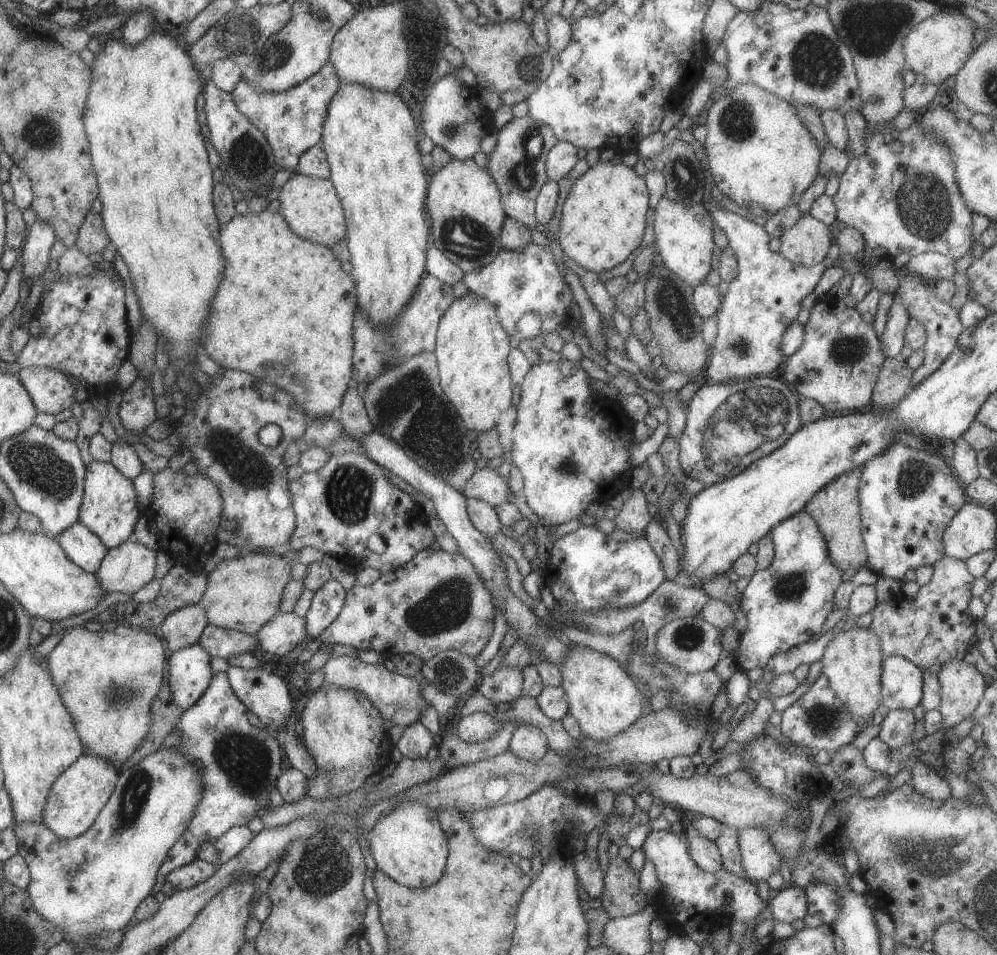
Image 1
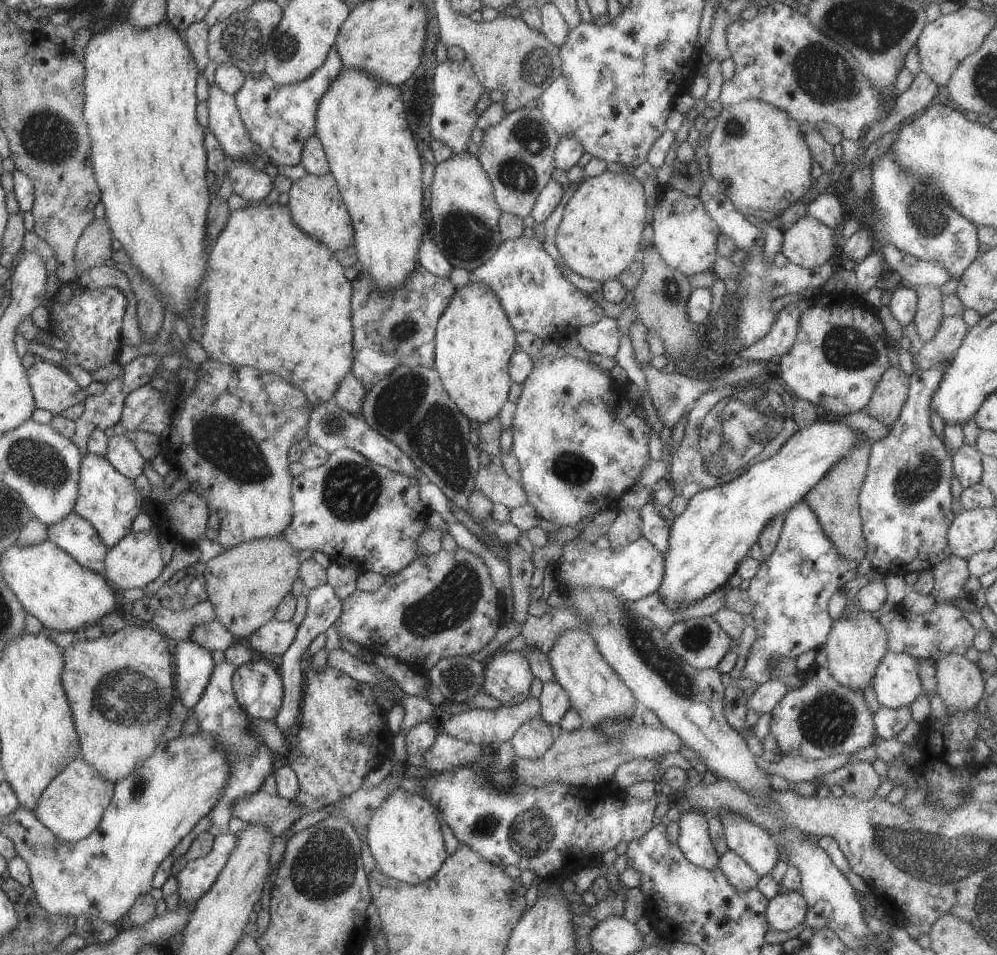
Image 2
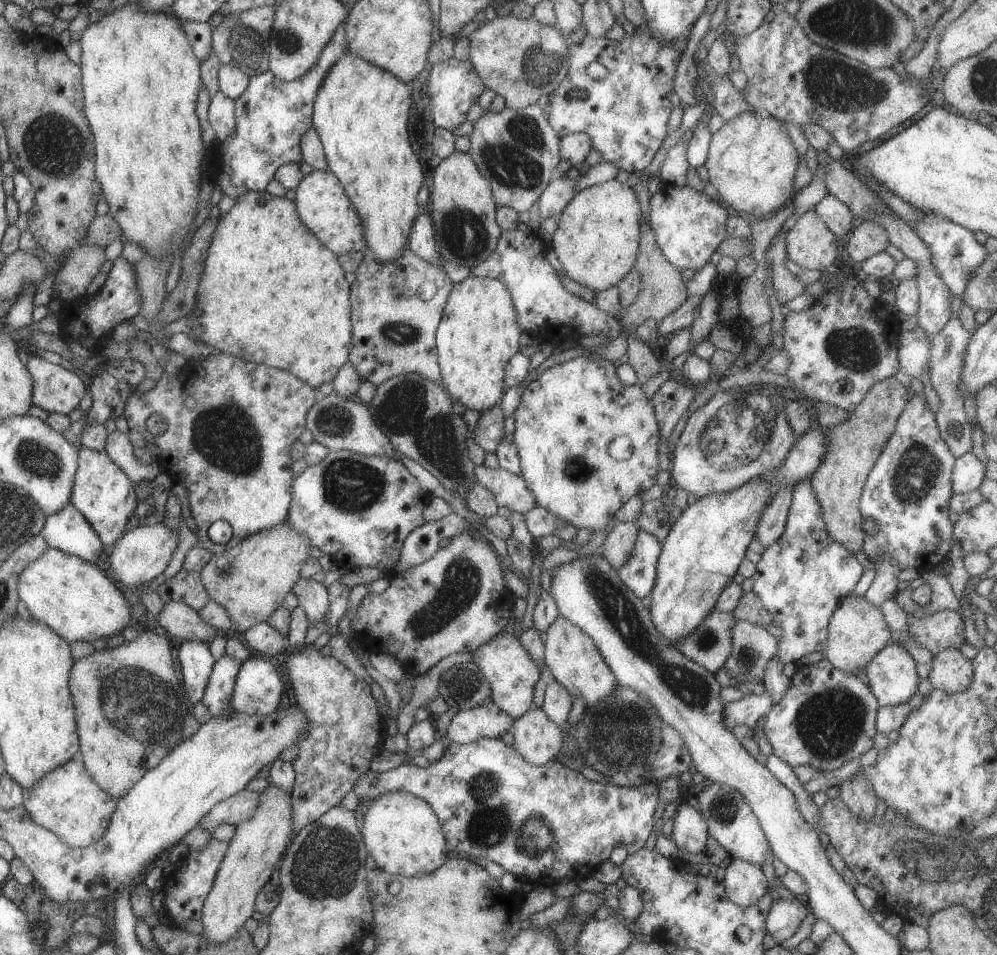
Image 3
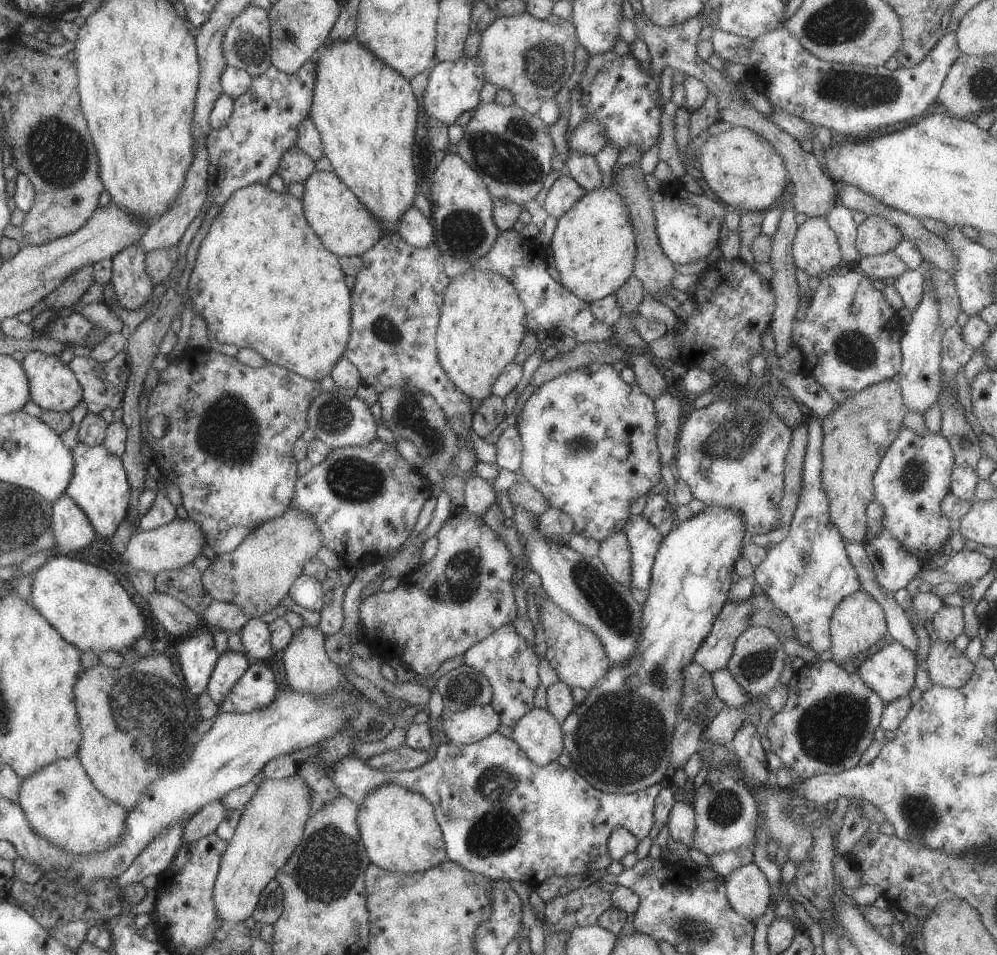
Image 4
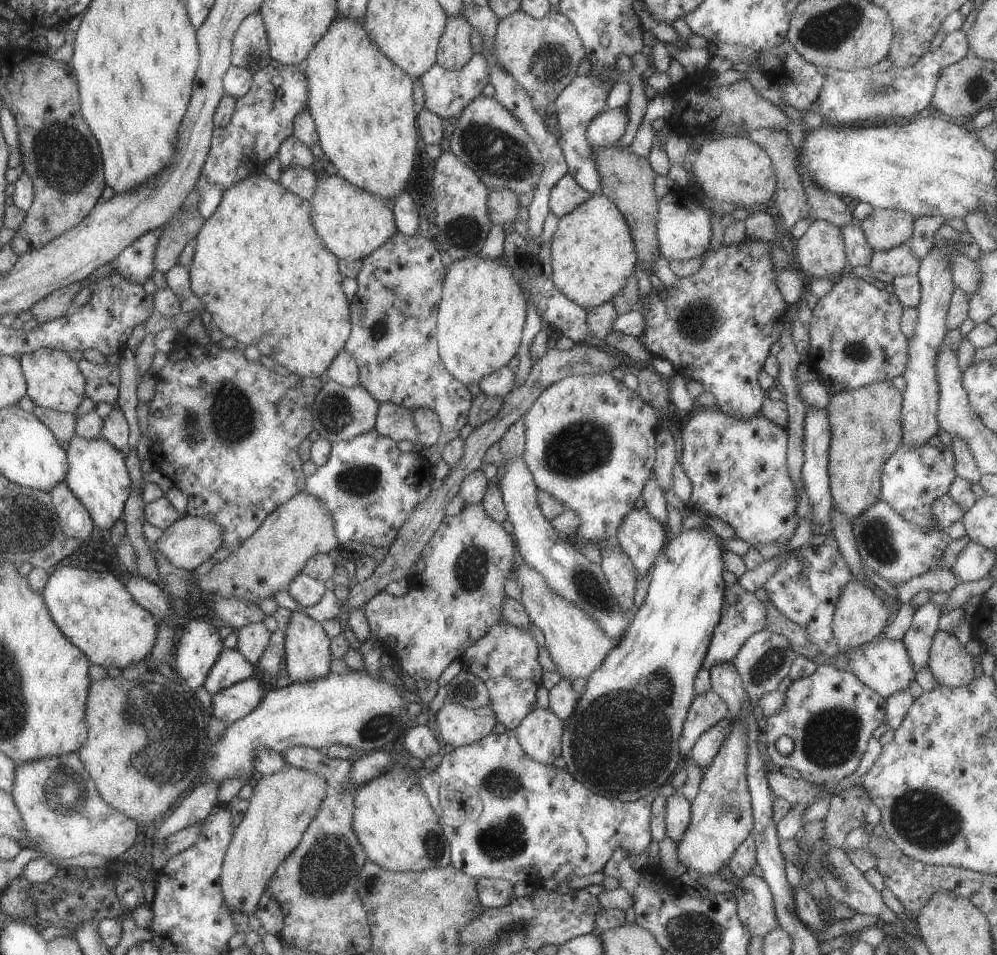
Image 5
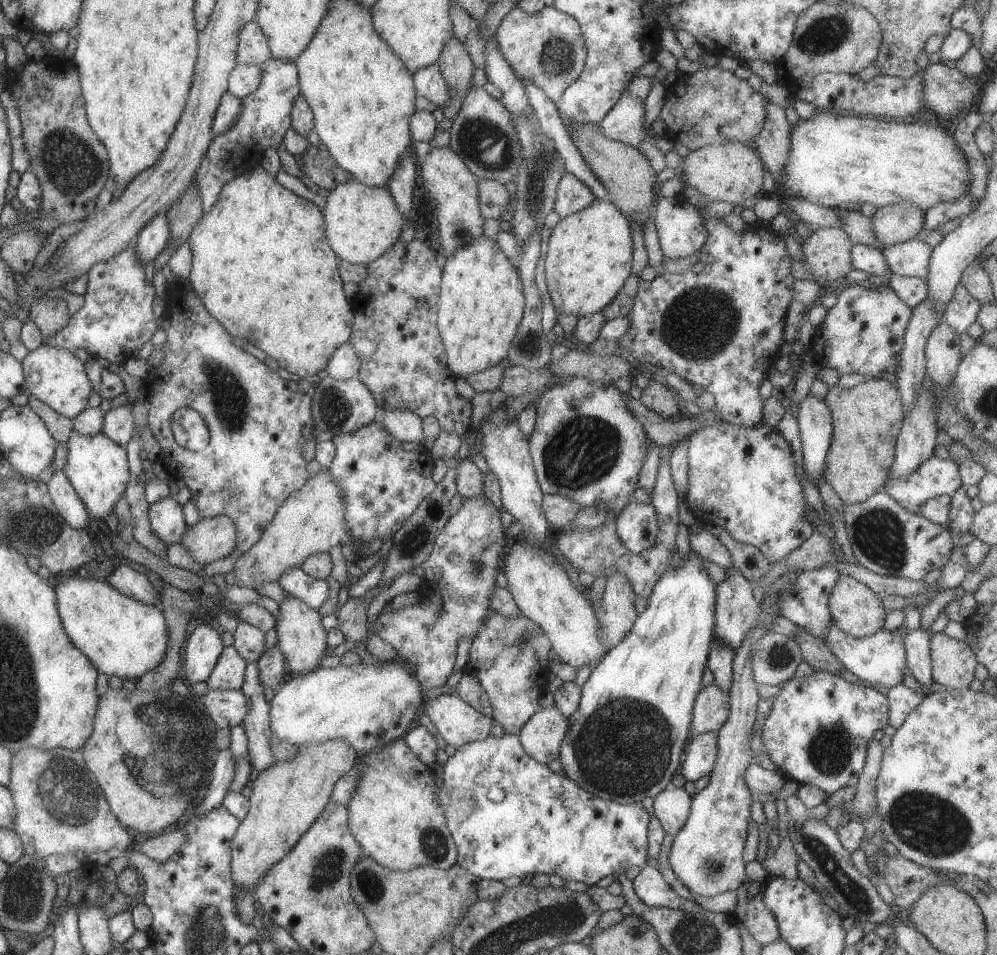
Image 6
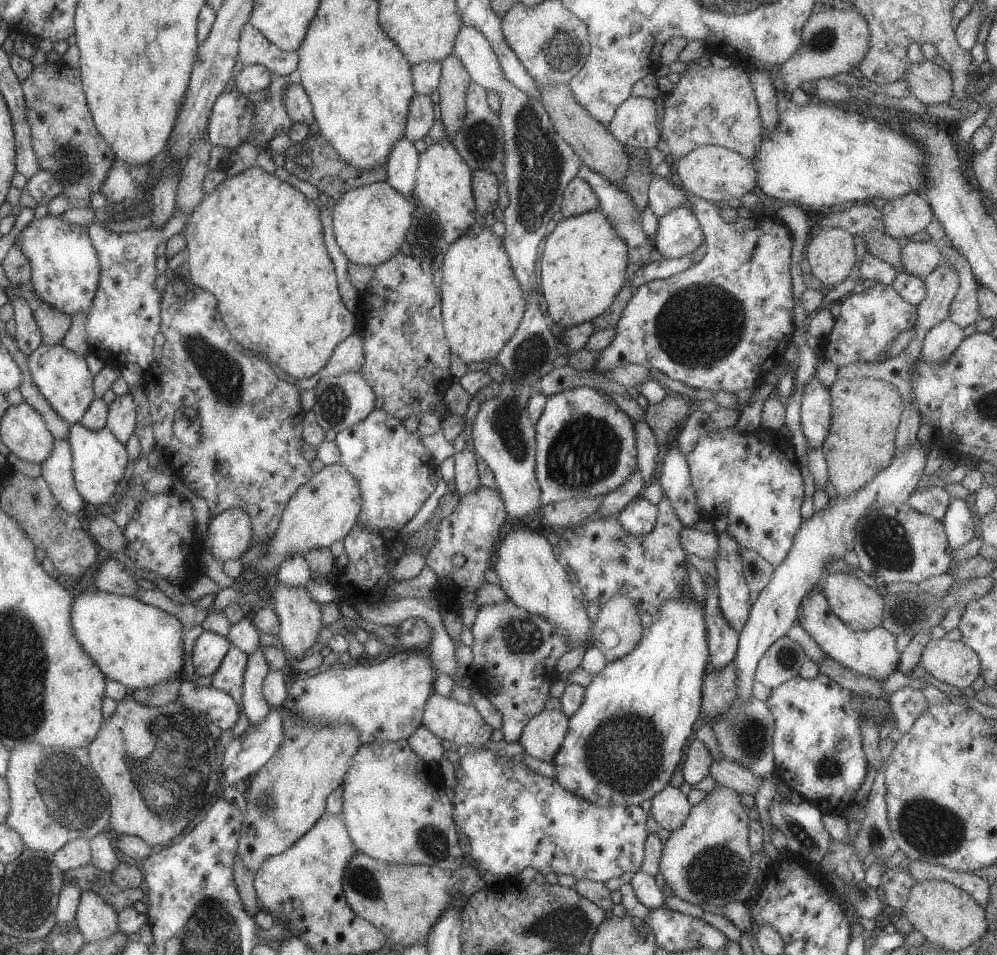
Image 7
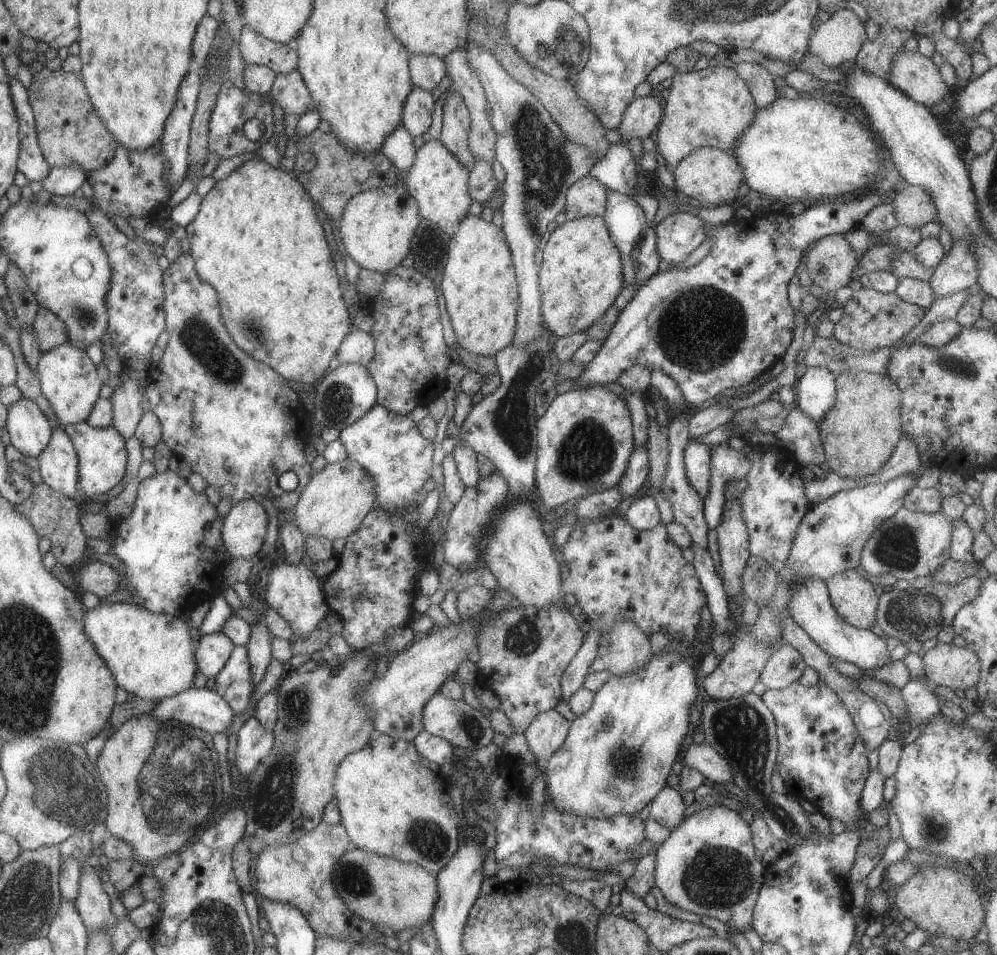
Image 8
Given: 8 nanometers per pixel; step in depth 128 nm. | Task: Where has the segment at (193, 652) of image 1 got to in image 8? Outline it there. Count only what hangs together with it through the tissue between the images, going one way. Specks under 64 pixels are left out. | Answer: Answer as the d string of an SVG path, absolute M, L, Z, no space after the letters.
M222 632L202 635L194 650L195 666L200 674L210 679L215 677L227 662L234 646Z

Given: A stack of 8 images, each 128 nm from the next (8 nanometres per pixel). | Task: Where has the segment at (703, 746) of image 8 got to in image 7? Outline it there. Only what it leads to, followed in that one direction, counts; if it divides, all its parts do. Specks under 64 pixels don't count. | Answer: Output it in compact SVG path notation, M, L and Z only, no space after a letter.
M728 759L712 760L708 775L719 787L726 787L735 793L754 797L763 776L753 777L746 769Z

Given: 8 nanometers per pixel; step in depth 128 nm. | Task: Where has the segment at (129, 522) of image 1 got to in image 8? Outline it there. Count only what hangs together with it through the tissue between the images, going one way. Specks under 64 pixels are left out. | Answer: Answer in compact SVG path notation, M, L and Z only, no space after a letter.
M81 422L66 425L62 430L71 440L78 460L77 482L80 494L92 500L94 496L105 494L121 482L127 467L127 452L124 439L117 434L113 426L101 429L93 428L87 422Z

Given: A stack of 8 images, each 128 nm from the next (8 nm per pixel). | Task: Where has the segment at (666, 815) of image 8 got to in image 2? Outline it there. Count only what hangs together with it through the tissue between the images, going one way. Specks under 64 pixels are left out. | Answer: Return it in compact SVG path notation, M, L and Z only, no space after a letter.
M691 808L680 814L678 827L676 845L691 864L707 870L717 866L719 856L711 844L704 815Z

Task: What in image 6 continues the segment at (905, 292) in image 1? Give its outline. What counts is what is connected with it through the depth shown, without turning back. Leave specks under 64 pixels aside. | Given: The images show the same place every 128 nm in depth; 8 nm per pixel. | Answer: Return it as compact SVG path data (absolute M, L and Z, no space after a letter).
M931 456L905 478L889 476L882 490L907 512L919 514L923 502L941 495L950 496L959 488L957 468L948 457L942 460Z

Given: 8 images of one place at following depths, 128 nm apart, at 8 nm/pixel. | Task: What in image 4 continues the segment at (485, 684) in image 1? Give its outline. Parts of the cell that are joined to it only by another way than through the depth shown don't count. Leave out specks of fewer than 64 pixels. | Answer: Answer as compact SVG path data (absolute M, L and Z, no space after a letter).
M511 626L495 630L480 642L473 644L463 654L463 662L487 678L492 689L489 704L497 712L500 725L512 728L523 714L534 708L533 697L540 684L537 676L539 658L534 646L527 644Z

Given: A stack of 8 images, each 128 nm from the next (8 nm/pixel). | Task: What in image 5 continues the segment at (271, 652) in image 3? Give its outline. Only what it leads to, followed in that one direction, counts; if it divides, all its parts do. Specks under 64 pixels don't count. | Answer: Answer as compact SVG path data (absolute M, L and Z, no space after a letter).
M263 622L244 625L237 631L236 650L255 668L267 648L269 638L270 633Z

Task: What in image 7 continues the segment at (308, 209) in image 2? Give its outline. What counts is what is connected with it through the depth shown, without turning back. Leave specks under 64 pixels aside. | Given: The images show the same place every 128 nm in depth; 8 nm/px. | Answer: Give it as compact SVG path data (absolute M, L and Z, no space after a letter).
M385 181L351 188L329 205L335 244L352 264L374 268L388 261L406 241L416 206L412 197L403 196Z

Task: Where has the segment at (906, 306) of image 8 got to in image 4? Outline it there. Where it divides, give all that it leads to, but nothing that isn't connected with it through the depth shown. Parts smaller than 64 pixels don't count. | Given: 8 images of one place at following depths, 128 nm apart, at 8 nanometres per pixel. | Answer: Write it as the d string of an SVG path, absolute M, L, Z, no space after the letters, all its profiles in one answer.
M853 268L845 274L824 273L801 320L794 319L791 340L802 355L801 371L811 376L836 404L859 390L898 375L901 365L901 318L872 287L872 280Z

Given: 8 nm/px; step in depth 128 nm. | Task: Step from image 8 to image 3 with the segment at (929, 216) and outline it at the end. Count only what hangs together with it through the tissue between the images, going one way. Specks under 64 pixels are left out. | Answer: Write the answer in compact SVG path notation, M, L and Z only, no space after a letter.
M868 219L855 226L847 237L847 256L856 264L880 253L890 244L884 228Z

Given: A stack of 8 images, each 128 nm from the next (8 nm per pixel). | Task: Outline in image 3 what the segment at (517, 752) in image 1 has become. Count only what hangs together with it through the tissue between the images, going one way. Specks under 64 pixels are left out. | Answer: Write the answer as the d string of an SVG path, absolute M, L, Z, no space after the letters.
M536 706L515 719L509 733L512 747L535 766L555 760L564 742L562 728Z

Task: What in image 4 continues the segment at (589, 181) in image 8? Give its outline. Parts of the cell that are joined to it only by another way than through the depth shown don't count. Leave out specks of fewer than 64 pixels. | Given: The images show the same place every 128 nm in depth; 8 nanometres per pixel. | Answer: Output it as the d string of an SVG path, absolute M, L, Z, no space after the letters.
M561 176L548 182L546 190L547 195L542 208L548 216L555 219L559 219L563 212L567 212L586 192L569 176Z

